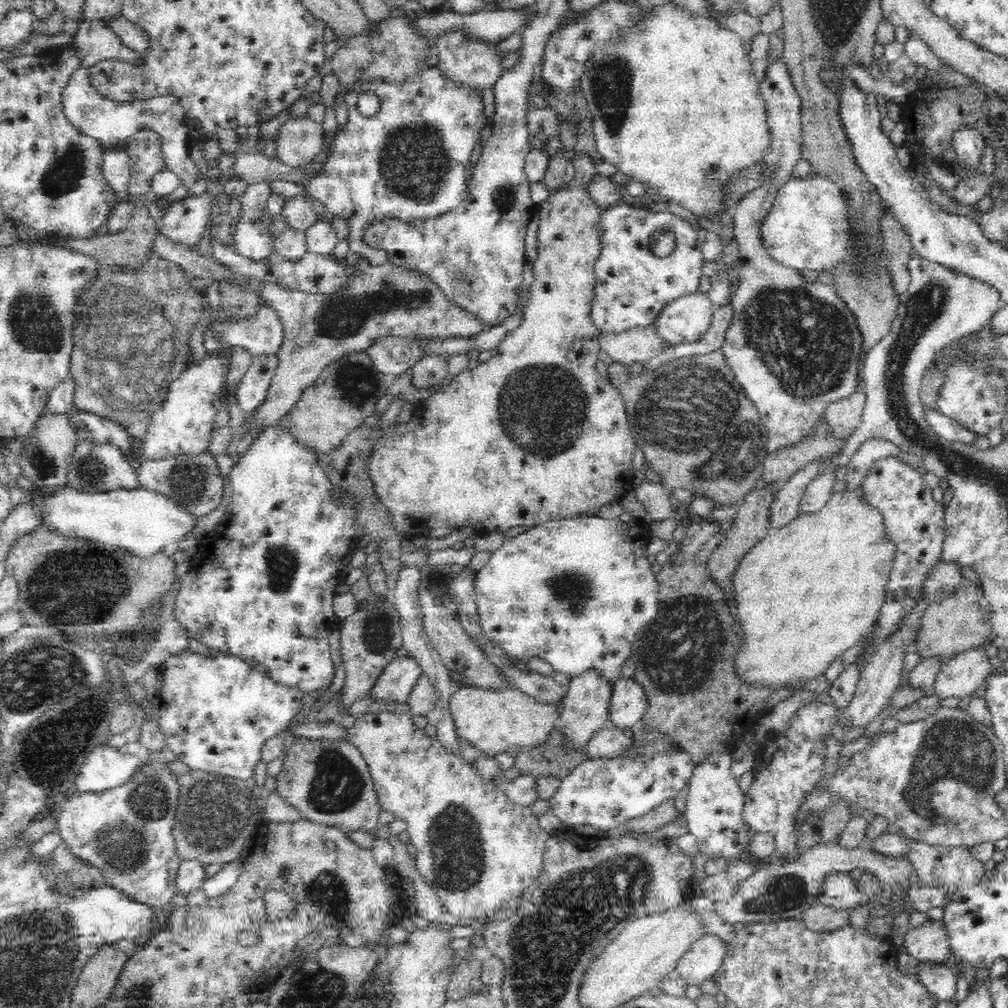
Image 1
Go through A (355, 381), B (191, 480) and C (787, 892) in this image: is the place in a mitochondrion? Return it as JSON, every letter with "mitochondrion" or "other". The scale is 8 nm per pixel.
{"A":"mitochondrion","B":"mitochondrion","C":"mitochondrion"}

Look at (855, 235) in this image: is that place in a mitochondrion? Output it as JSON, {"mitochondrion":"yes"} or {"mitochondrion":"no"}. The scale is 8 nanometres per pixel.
{"mitochondrion":"no"}

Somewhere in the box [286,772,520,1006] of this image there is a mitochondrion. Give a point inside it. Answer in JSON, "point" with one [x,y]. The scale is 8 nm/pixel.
{"point":[457,855]}

